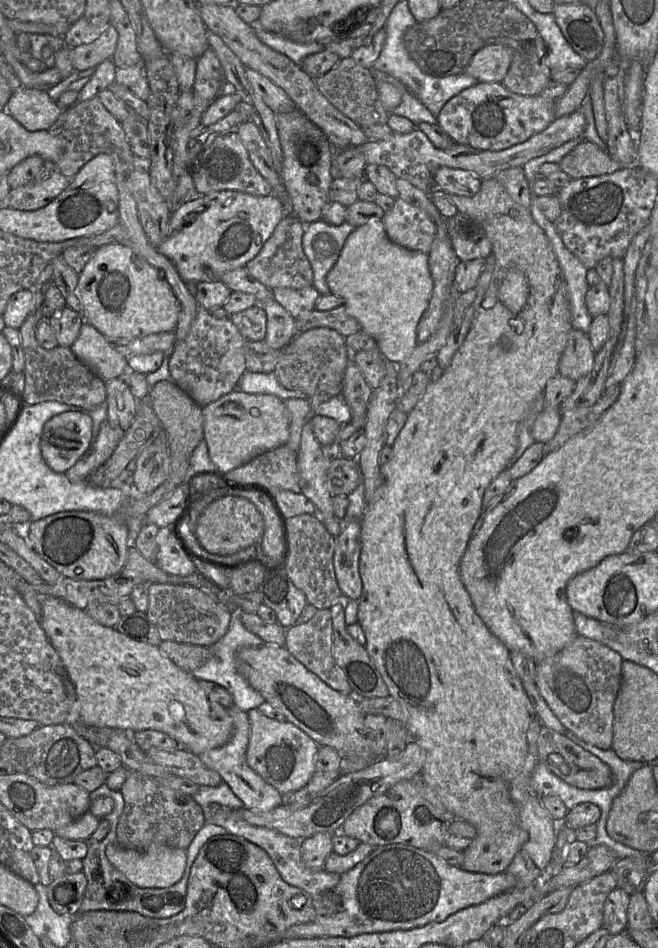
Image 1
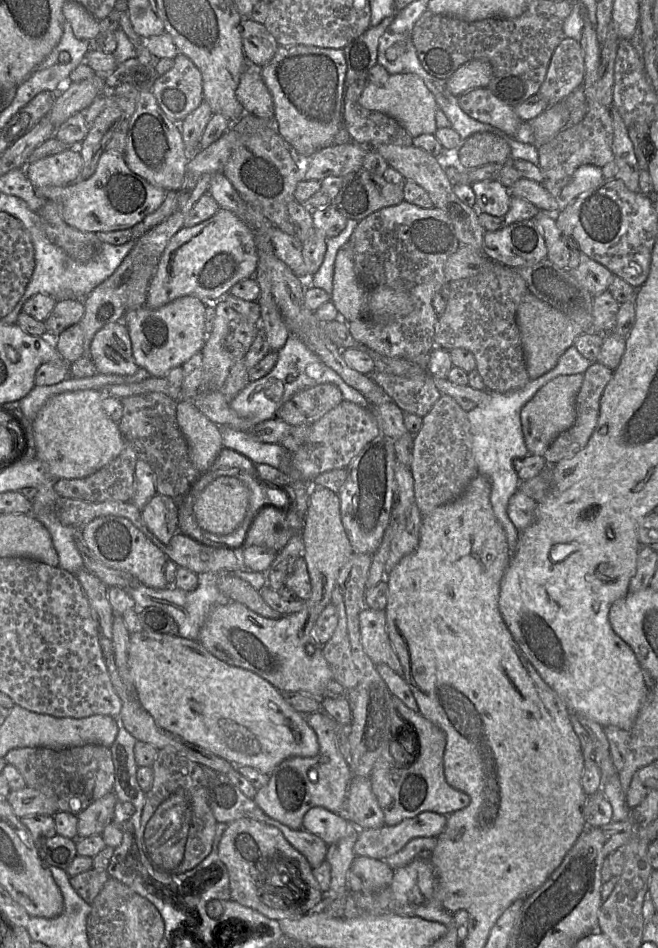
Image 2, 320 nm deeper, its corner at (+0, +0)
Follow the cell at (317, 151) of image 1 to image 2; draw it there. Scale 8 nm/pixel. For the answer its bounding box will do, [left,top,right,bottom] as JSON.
[259,45,347,158]

